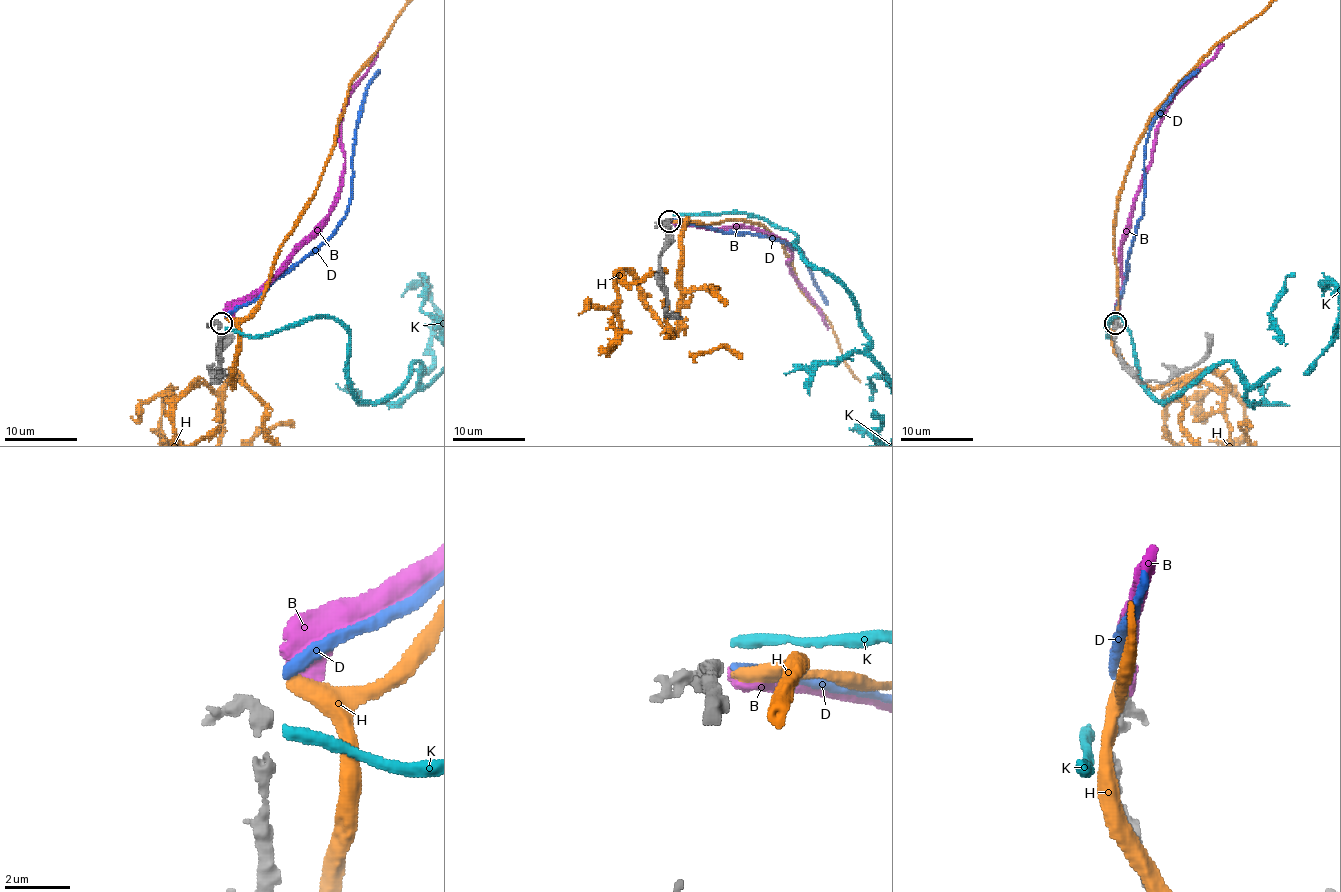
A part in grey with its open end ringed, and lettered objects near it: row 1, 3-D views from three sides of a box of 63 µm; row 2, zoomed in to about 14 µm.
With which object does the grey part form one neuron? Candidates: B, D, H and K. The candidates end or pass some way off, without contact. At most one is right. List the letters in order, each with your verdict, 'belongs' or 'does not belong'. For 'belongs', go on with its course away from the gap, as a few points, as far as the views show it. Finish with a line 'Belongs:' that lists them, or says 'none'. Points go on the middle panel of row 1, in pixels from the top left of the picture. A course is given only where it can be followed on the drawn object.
B: belongs; it runs (673, 224), (756, 228), (778, 237), (793, 255), (789, 271), (822, 315), (827, 328)
D: does not belong
H: does not belong
K: does not belong
Belongs: B

